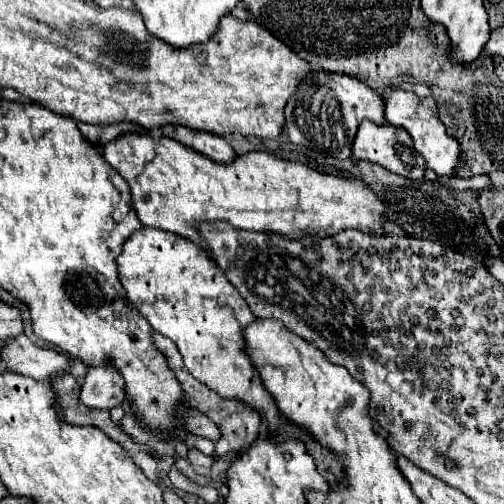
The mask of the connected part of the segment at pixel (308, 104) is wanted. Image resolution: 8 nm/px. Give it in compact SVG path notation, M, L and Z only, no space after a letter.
M313 72L301 80L297 94L287 102L285 130L293 144L309 146L327 156L349 158L357 126L365 118L385 124L385 100L377 90L353 76Z

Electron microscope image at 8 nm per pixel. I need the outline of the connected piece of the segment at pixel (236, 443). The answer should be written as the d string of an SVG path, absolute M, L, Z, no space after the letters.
M153 332L153 338L155 338L155 342L157 342L157 348L161 348L161 350L167 354L169 366L173 366L173 370L175 370L175 374L177 374L177 378L179 378L183 390L185 390L185 400L187 400L193 408L197 408L199 412L203 412L205 416L209 416L209 418L219 426L219 430L221 430L221 440L215 444L216 459L220 460L225 457L225 454L237 452L237 450L241 450L241 448L251 446L251 444L257 440L257 436L259 436L261 416L259 416L255 410L247 408L243 402L223 398L223 396L219 396L215 390L209 390L203 382L195 380L191 374L183 374L181 354L173 348L173 342L171 342L169 338L157 334L157 332Z

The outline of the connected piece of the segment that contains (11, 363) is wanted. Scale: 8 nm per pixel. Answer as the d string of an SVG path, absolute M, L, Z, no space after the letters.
M25 334L5 340L5 346L1 348L1 360L5 362L7 370L35 378L39 382L47 382L69 364L65 354L35 346Z

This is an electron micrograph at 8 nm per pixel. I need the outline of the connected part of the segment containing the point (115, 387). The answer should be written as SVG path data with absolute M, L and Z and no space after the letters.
M97 366L87 372L81 386L80 400L93 410L111 410L125 400L121 374L113 366Z

